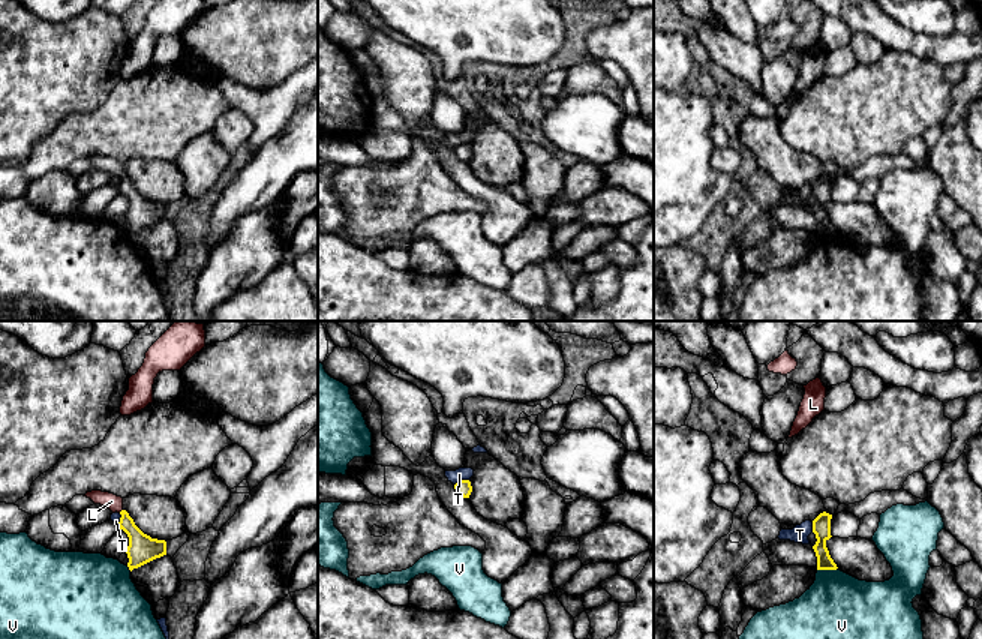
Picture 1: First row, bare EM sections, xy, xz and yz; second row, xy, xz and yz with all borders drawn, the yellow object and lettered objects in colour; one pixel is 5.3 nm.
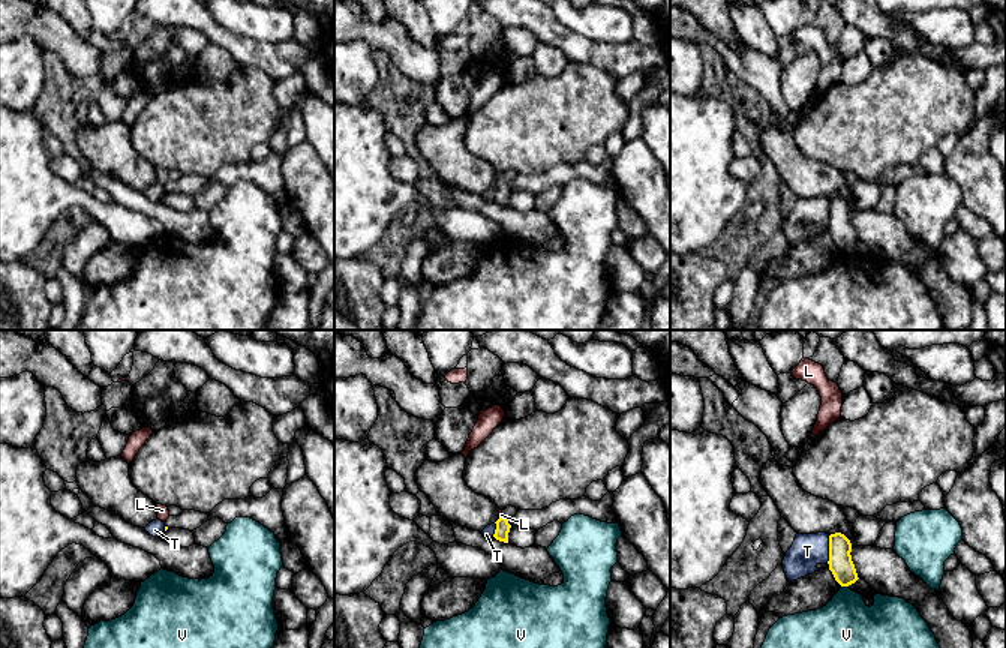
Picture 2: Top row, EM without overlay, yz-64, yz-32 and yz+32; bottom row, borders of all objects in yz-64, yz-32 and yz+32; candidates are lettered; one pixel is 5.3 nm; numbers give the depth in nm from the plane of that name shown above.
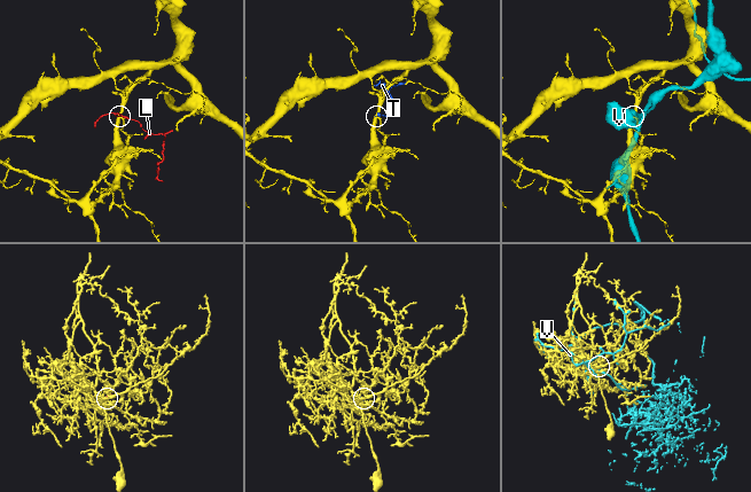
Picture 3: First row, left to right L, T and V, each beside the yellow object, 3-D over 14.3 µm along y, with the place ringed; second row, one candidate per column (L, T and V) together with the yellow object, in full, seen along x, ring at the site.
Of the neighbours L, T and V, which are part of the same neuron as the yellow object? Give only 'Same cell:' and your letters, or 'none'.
Same cell: L

